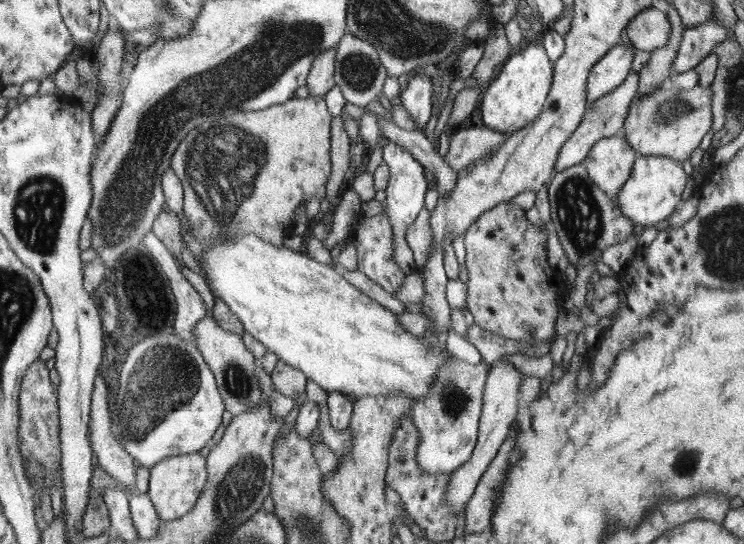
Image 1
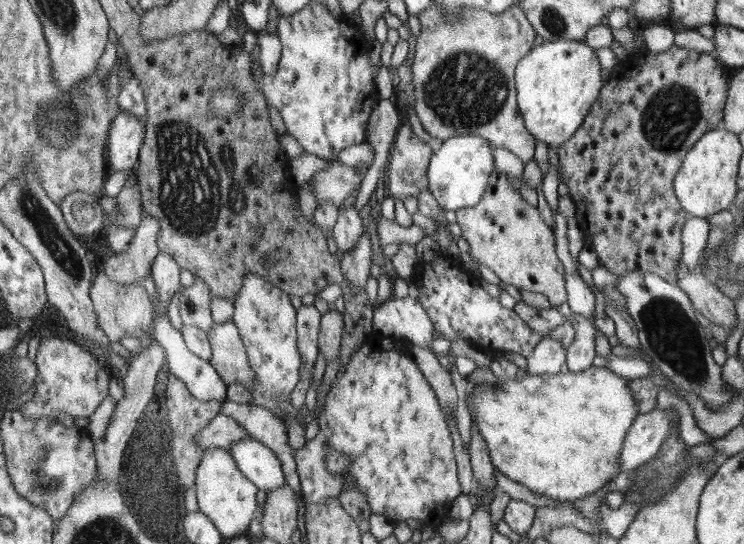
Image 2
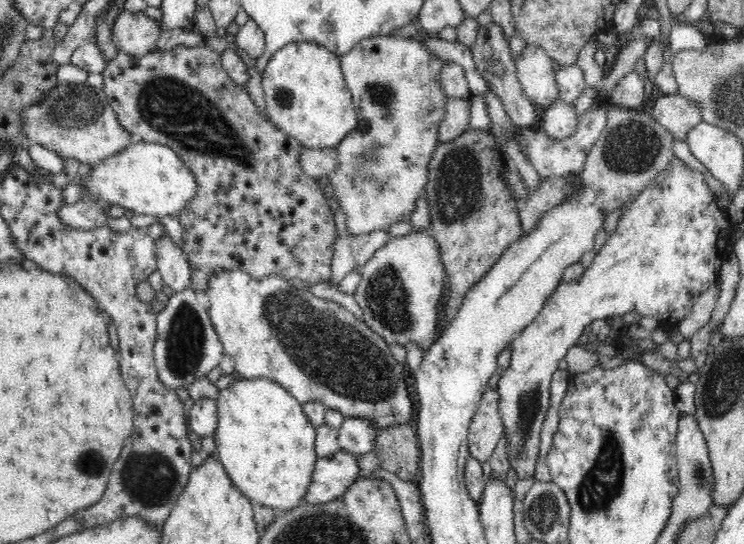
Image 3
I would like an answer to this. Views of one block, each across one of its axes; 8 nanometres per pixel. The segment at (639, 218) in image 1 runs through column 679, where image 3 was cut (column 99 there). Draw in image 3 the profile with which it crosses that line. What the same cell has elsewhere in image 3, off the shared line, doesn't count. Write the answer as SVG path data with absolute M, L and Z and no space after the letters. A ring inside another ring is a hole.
M134 141L122 152L110 155L93 165L92 172L81 180L84 186L82 199L95 202L108 209L121 206L136 215L176 216L195 195L194 175L169 147L155 142Z

